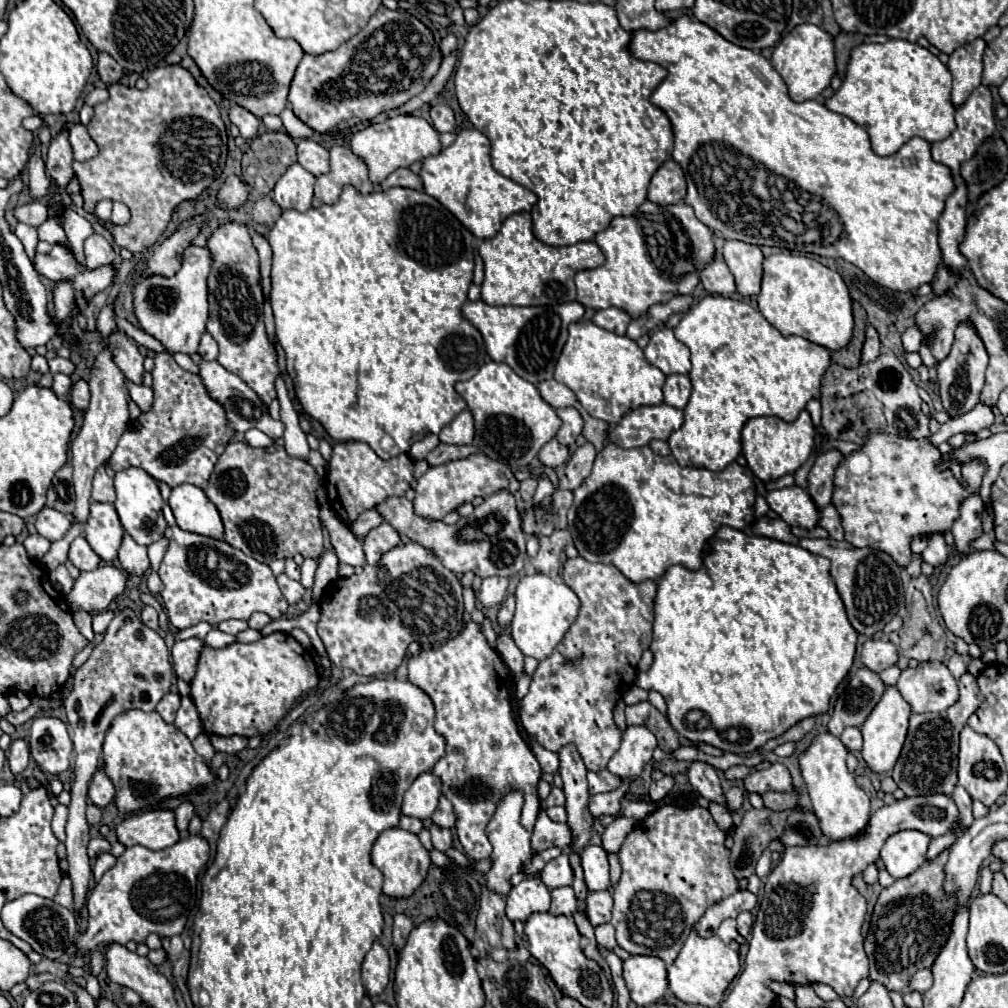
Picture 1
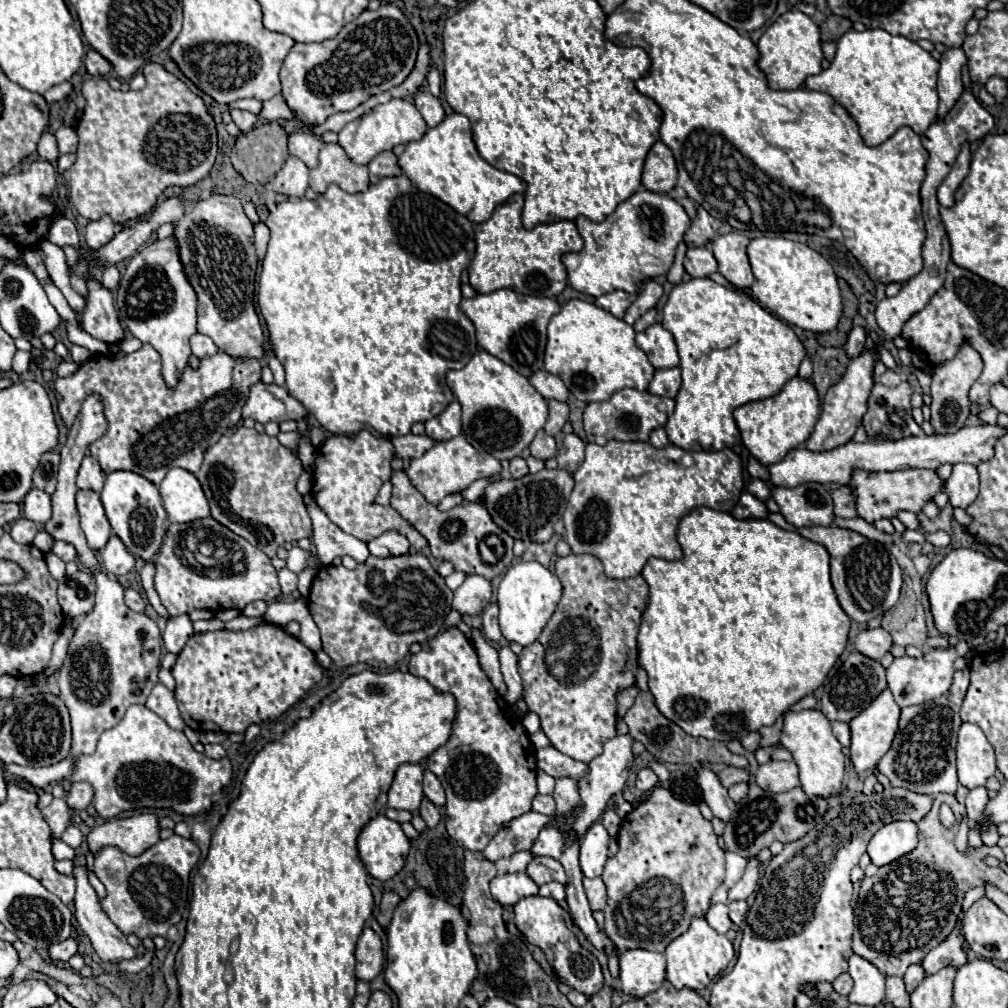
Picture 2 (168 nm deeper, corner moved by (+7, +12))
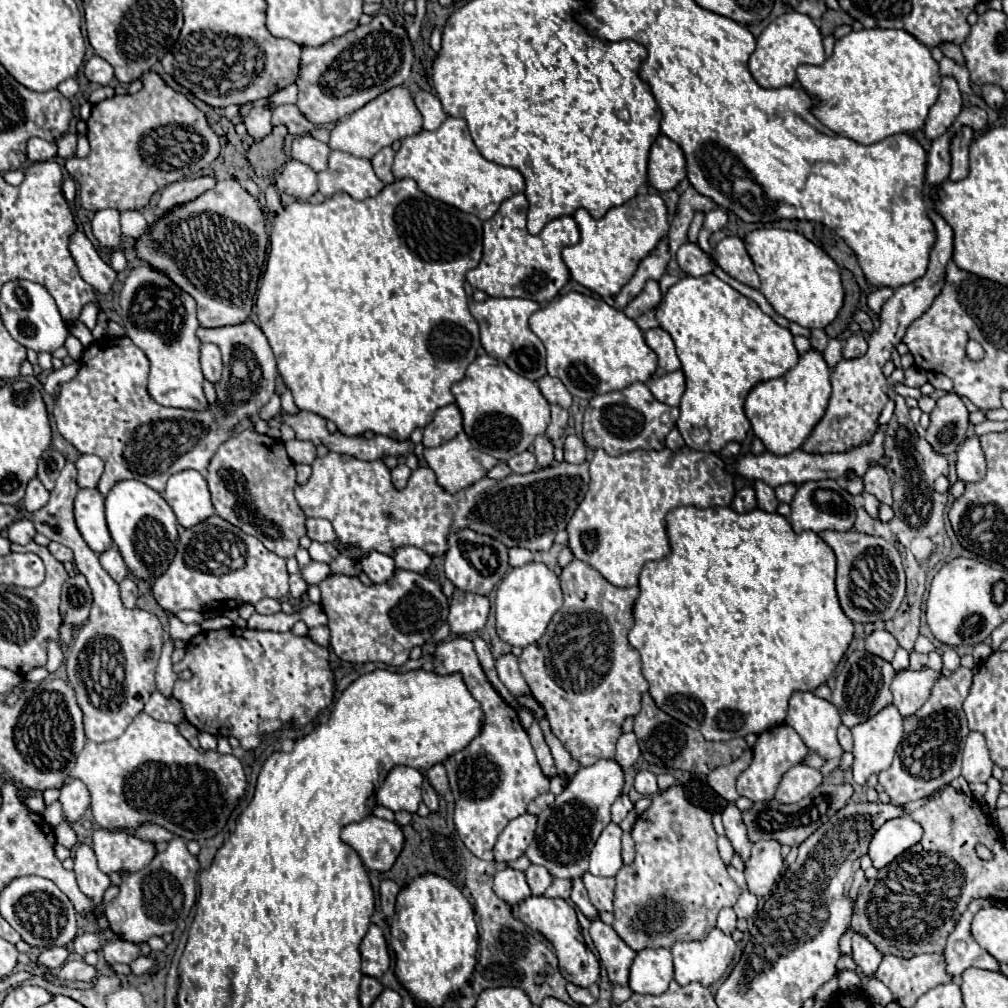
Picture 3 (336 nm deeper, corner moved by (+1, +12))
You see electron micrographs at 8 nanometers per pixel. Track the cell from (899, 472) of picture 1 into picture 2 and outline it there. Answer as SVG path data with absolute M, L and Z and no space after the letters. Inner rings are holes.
M855 472L855 480L851 480L857 494L857 514L867 522L875 522L881 518L893 518L899 510L919 512L923 504L933 498L941 490L941 480L935 472Z

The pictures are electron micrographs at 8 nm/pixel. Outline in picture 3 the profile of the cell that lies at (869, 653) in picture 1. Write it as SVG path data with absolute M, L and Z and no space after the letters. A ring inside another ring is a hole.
M875 630L865 638L865 650L873 652L875 656L891 662L893 660L893 652L897 650L897 640L893 634L889 634L887 630Z

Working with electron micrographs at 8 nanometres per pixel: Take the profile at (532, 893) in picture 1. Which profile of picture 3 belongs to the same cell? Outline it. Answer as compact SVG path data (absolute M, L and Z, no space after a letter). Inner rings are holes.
M505 868L495 874L493 892L507 904L521 904L521 900L531 896L525 874L521 870L513 870L513 868Z

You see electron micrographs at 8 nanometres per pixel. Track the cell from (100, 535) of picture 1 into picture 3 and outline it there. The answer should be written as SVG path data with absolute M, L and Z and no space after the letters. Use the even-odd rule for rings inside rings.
M79 490L75 498L75 520L81 536L89 544L89 548L97 554L109 550L113 540L109 536L109 528L105 524L105 506L101 492L95 490Z

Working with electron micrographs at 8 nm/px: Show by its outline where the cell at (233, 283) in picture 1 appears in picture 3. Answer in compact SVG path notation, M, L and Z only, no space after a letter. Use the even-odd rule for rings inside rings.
M237 180L217 182L215 188L207 190L193 202L173 210L169 216L153 222L151 230L143 234L135 248L141 260L149 262L153 268L165 272L179 288L189 292L197 302L197 318L203 328L223 328L233 324L243 324L249 320L255 300L257 282L261 276L261 266L265 262L267 250L265 218L259 202L239 186Z

